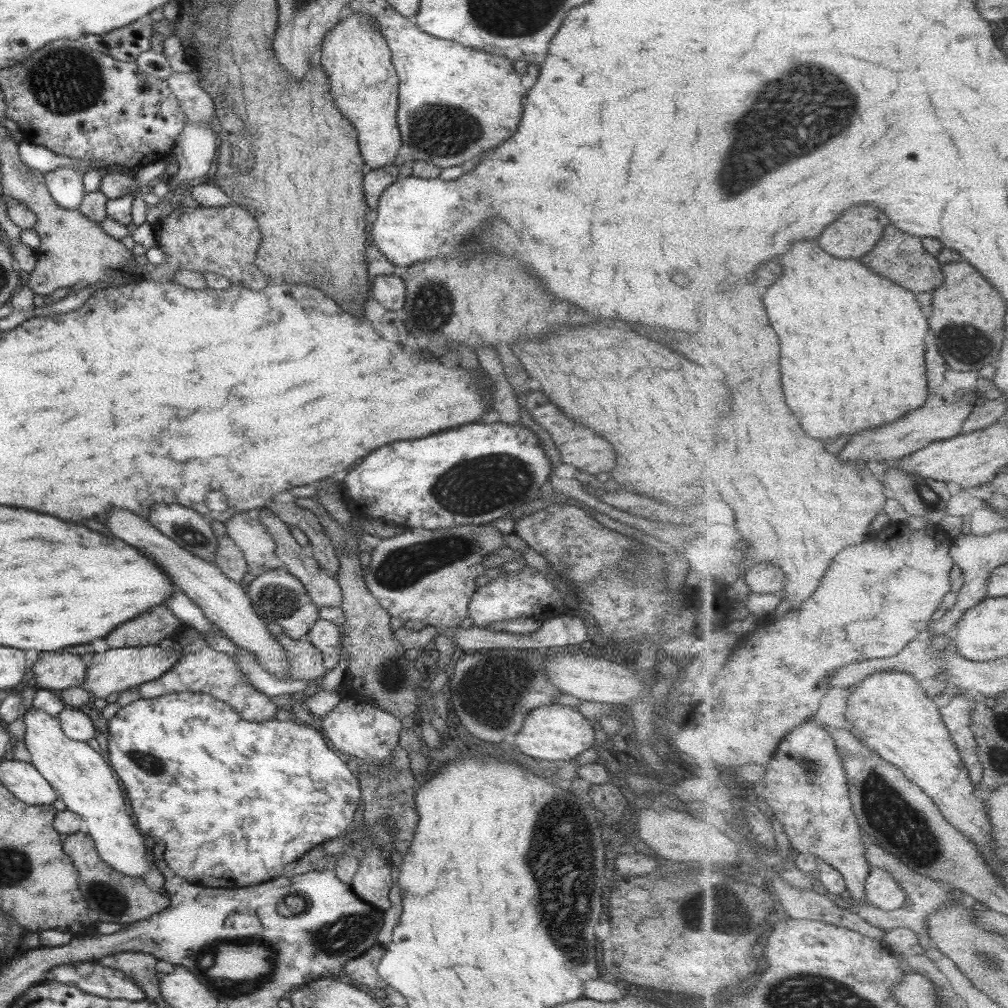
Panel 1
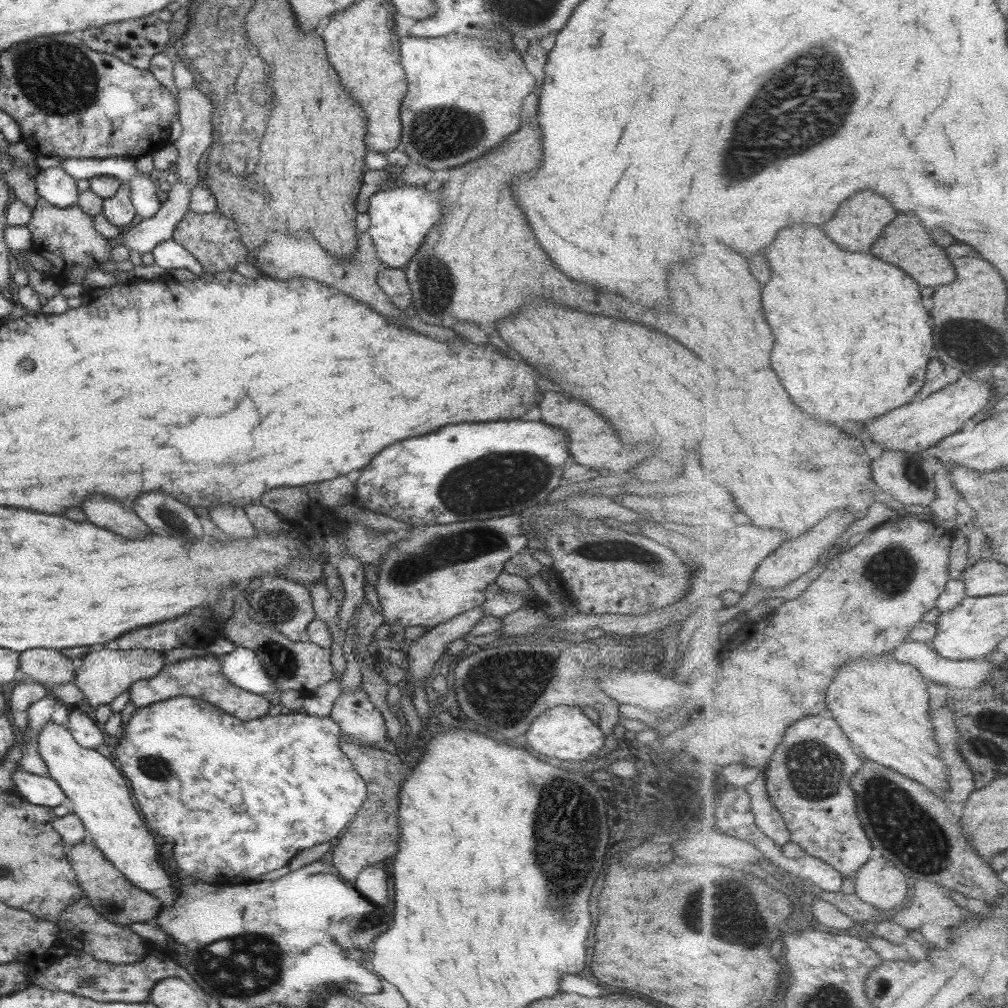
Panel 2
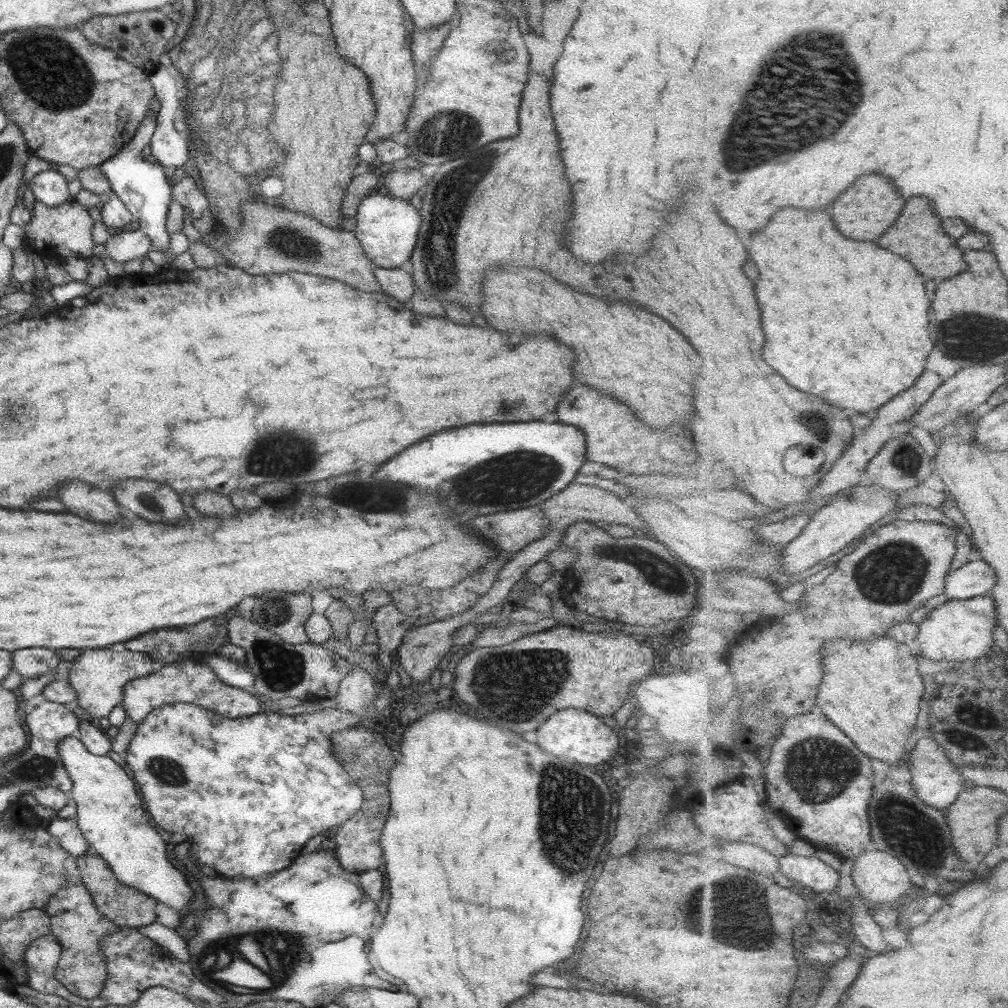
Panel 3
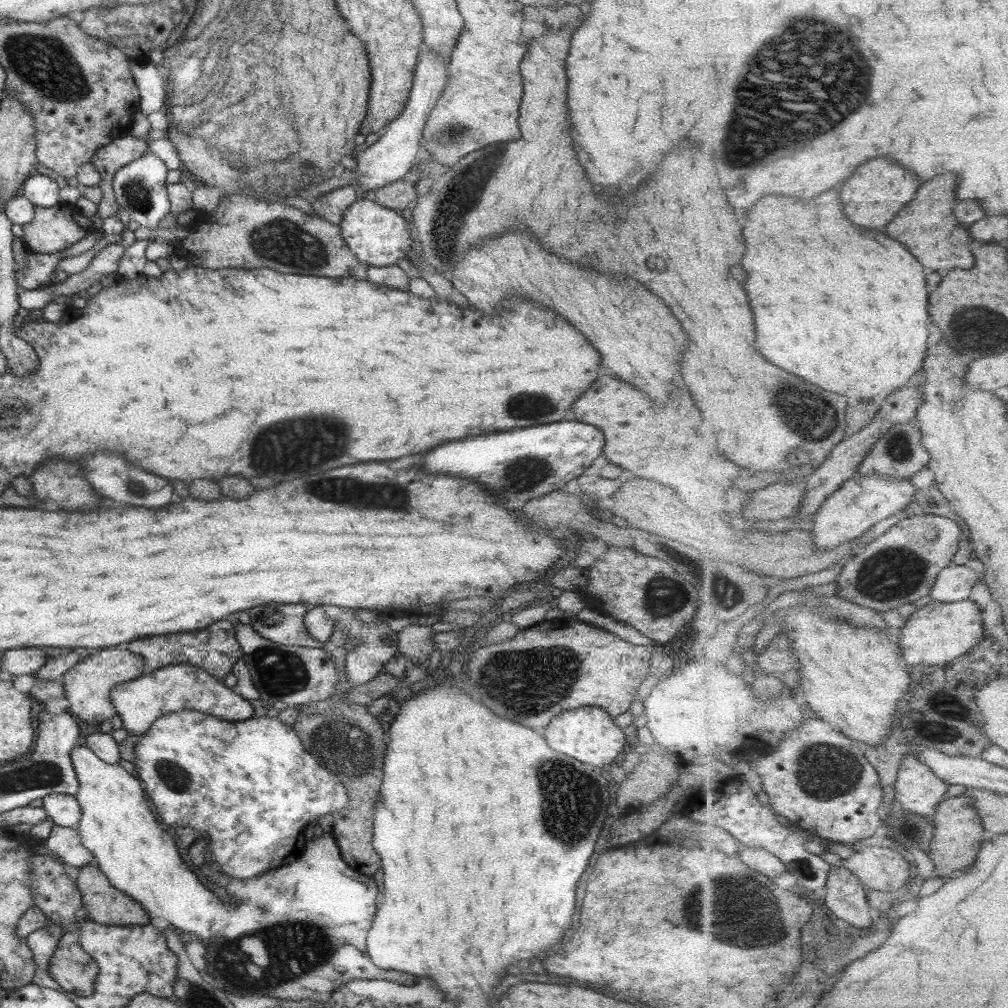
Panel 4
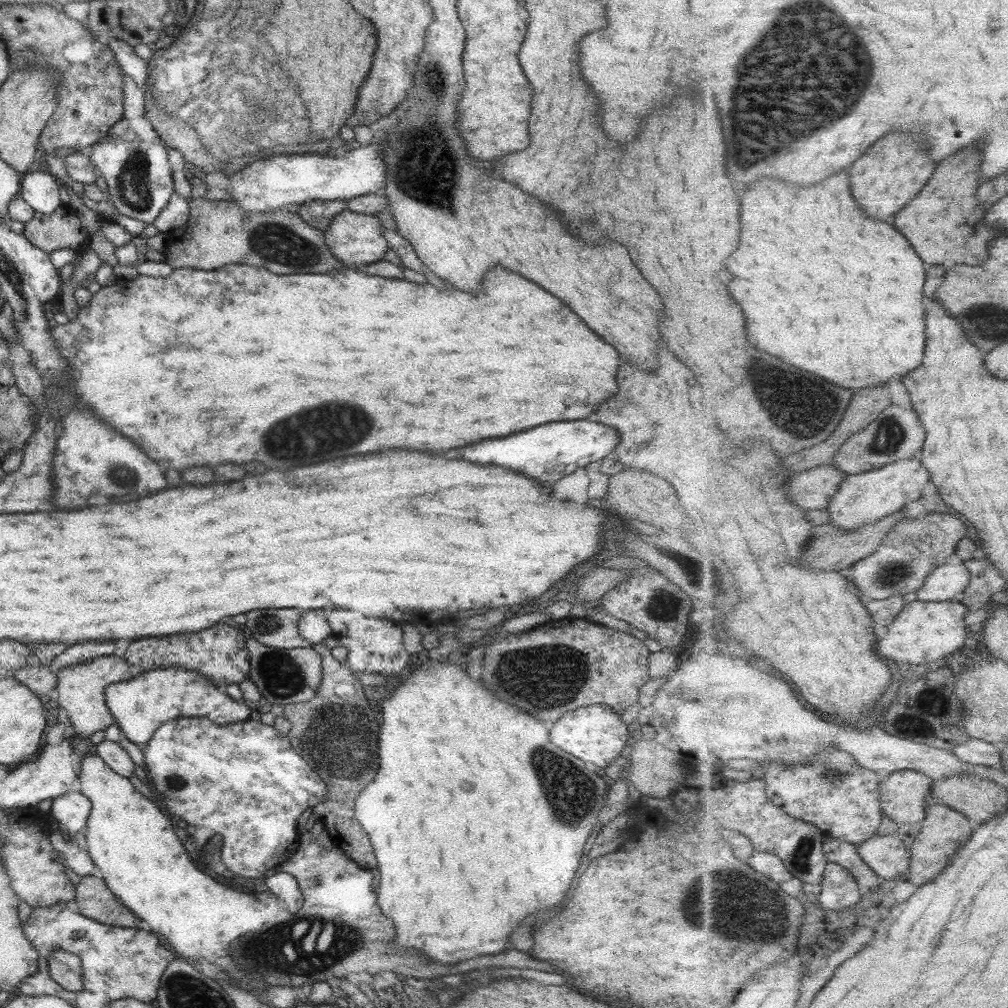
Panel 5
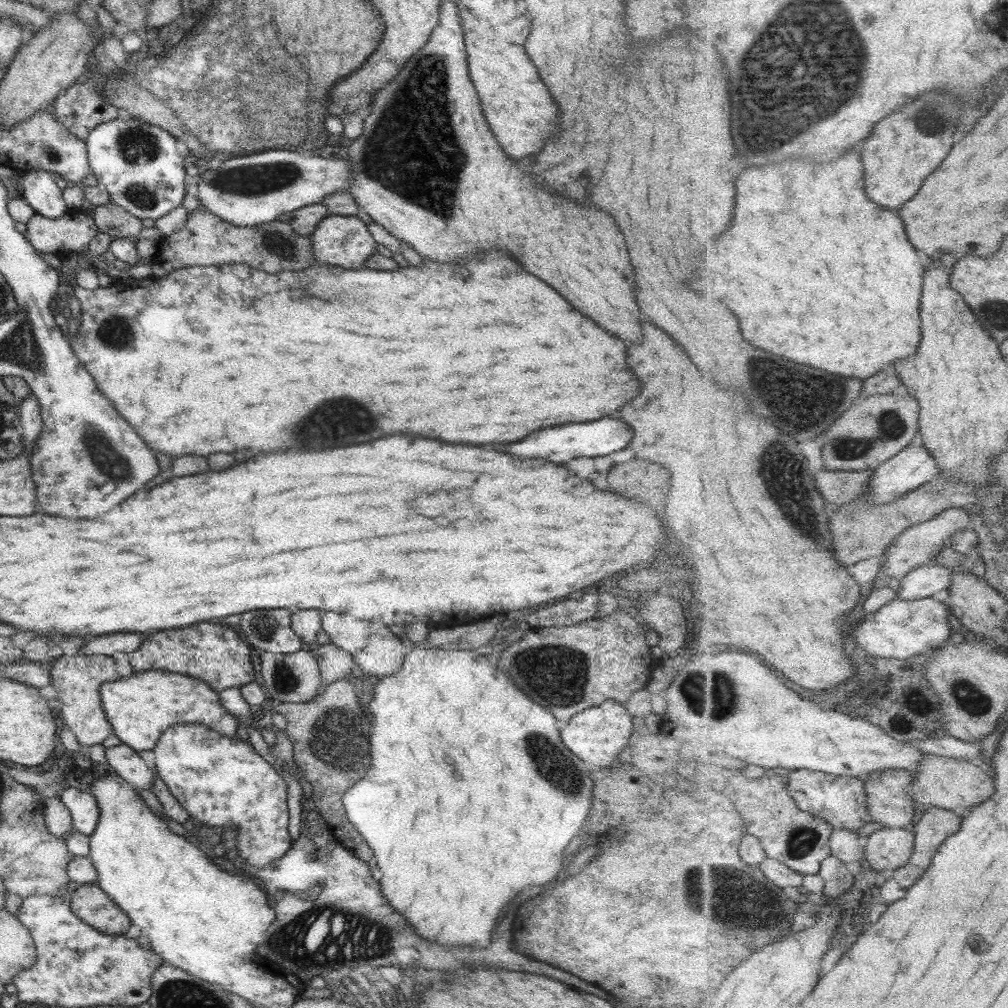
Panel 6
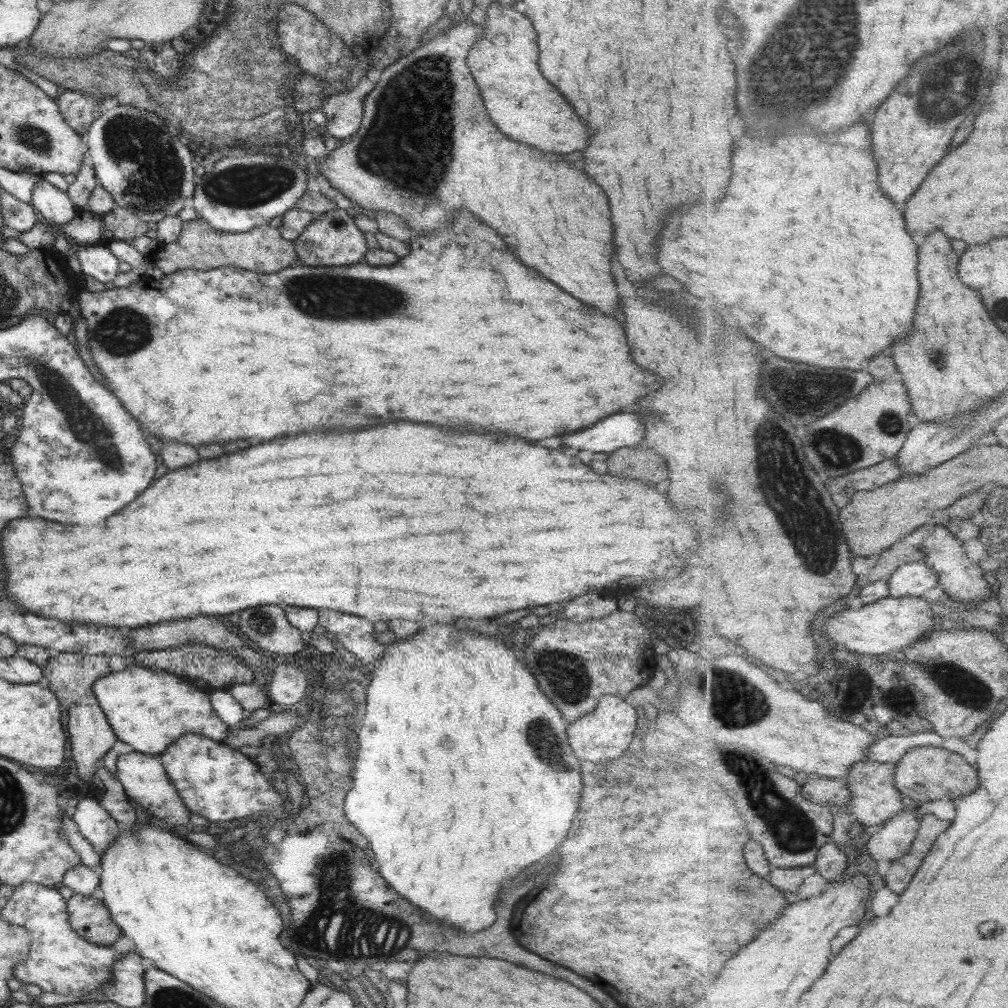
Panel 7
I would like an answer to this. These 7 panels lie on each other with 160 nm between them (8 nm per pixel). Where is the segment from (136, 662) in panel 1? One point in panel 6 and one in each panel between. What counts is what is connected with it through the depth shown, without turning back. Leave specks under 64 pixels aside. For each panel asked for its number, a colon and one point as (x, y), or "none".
2: (104, 674)
3: (97, 676)
4: (87, 685)
5: (80, 688)
6: (76, 679)

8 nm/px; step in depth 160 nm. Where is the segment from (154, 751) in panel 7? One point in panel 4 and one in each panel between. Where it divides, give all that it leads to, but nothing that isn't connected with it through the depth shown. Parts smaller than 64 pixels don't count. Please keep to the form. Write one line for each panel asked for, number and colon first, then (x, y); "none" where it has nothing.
4: (138, 702)
5: (139, 705)
6: (139, 708)

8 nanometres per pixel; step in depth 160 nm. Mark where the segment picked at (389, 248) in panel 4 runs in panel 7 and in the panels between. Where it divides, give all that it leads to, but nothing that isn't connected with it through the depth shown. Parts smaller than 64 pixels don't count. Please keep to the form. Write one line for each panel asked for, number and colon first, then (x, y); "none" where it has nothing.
5: (354, 239)
6: (343, 241)
7: (332, 239)

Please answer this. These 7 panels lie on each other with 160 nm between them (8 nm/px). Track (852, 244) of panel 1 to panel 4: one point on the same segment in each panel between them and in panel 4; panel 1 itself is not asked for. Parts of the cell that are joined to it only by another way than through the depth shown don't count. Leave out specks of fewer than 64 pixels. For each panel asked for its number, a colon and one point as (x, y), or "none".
2: (866, 215)
3: (873, 204)
4: (873, 197)

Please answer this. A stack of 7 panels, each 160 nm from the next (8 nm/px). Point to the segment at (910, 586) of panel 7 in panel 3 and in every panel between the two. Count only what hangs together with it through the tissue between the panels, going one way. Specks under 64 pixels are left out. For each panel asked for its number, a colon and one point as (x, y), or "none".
3: (977, 578)
4: (956, 583)
5: (947, 581)
6: (923, 582)

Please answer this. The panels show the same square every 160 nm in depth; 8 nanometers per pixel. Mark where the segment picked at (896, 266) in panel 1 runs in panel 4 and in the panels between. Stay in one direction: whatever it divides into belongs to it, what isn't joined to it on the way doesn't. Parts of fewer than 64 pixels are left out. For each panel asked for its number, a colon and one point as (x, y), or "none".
2: (907, 243)
3: (918, 234)
4: (928, 225)

